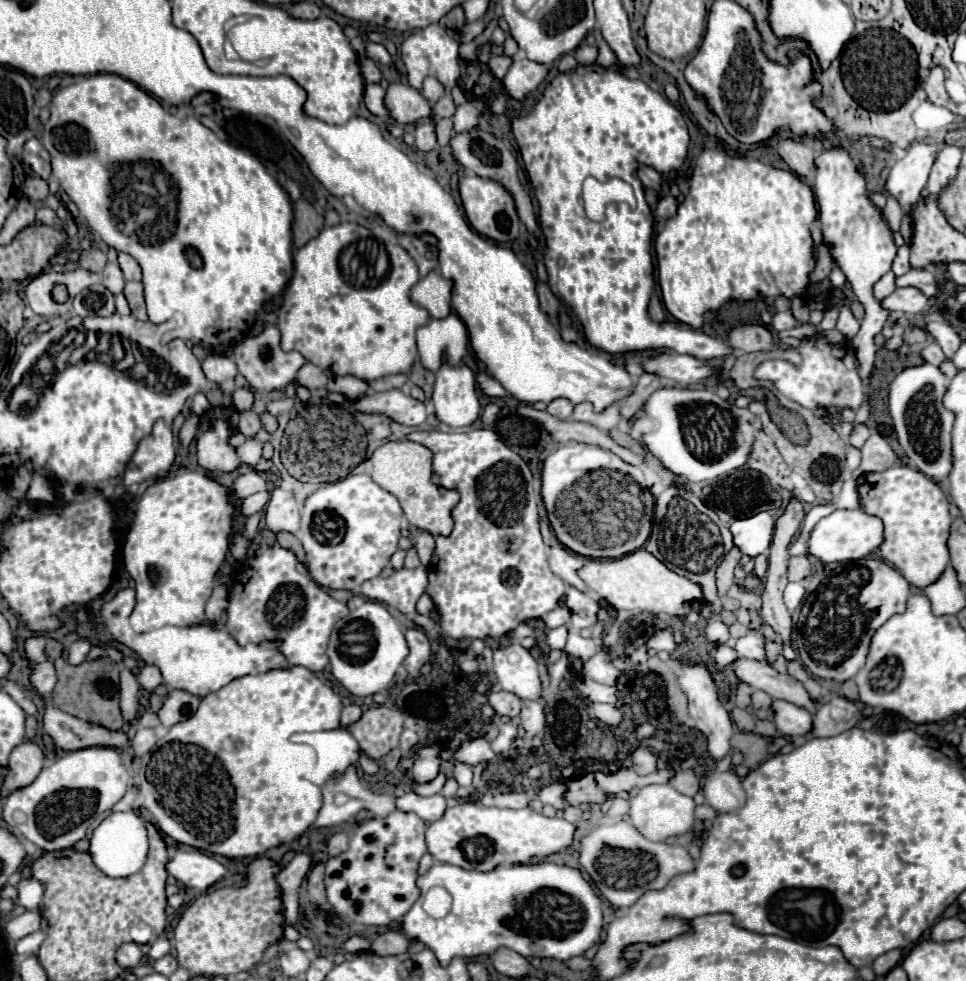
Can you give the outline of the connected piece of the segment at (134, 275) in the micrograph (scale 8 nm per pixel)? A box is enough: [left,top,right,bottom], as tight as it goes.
[118,253,142,281]

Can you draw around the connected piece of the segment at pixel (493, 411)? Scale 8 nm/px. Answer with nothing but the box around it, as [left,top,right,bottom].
[482,403,500,427]

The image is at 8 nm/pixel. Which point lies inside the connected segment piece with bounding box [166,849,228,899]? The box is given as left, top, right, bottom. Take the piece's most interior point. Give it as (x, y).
(196, 871)

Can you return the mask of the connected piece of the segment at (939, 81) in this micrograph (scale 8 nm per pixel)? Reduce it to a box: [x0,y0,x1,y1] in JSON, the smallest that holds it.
[924,67,950,107]

